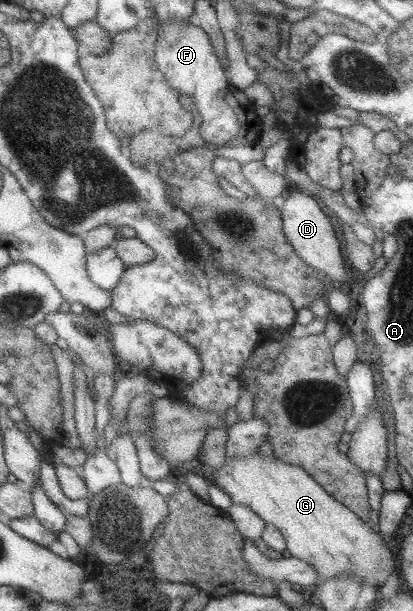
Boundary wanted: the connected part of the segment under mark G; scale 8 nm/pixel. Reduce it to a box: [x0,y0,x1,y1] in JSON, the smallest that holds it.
[211,452,397,588]

